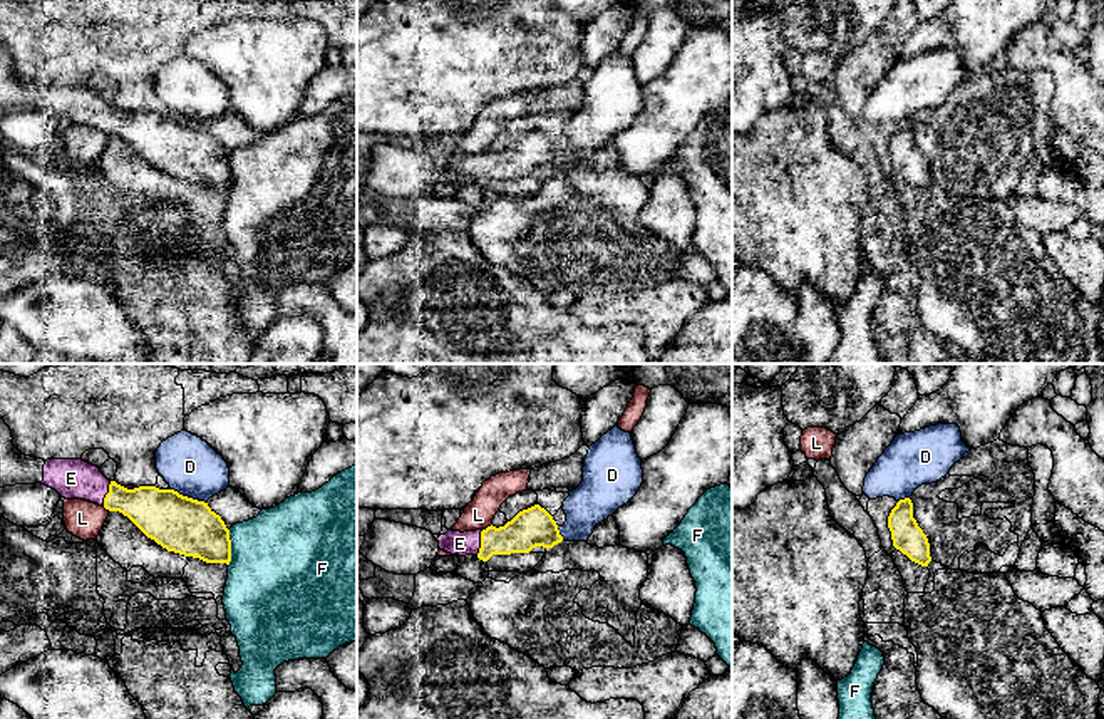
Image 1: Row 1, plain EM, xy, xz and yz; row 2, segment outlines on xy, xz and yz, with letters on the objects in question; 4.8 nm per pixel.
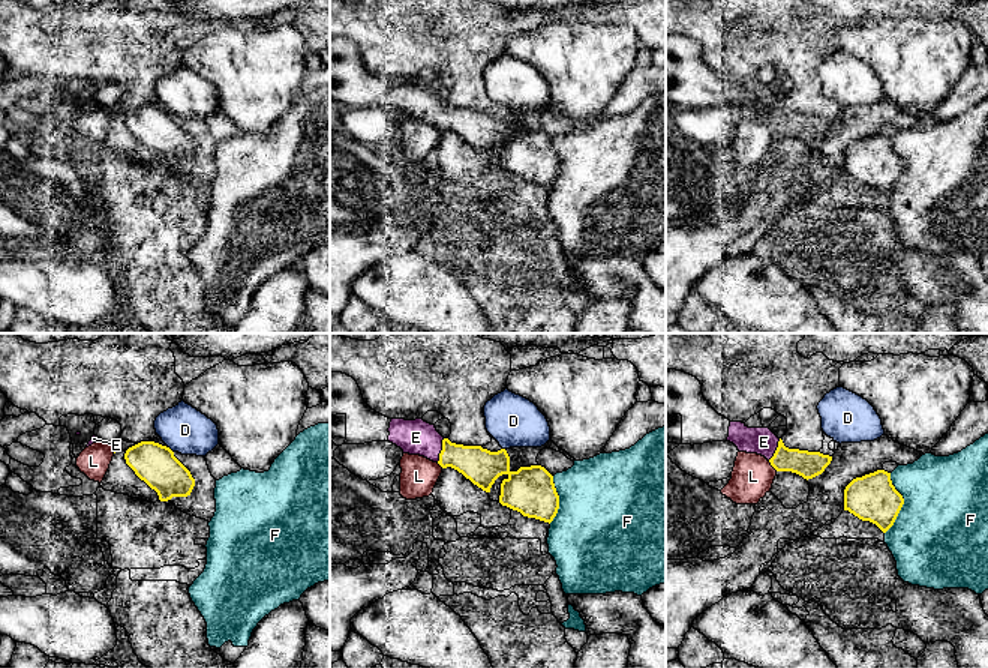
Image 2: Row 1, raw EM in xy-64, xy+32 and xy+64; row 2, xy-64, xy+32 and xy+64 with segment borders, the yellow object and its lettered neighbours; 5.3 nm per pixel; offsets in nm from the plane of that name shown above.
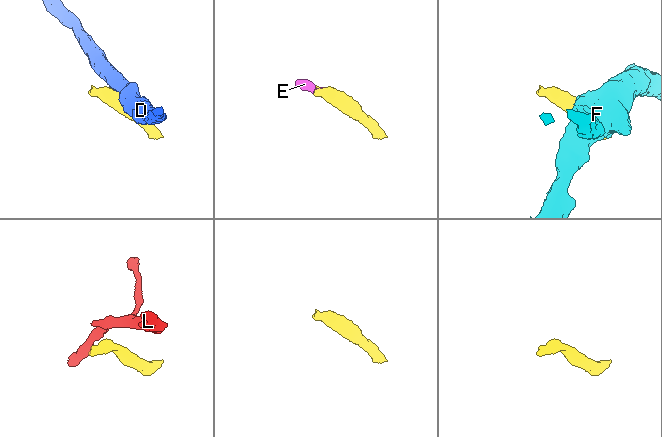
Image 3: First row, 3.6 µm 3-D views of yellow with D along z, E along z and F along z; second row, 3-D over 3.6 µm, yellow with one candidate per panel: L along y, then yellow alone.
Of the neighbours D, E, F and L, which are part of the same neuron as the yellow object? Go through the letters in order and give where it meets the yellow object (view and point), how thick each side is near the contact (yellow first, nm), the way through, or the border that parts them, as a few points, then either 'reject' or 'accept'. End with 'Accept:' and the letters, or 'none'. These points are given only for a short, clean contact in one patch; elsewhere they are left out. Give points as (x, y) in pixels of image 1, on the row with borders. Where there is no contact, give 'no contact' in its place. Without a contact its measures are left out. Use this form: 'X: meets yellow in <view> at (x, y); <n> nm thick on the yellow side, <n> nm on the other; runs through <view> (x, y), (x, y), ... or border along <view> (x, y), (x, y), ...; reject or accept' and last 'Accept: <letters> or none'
D: meets yellow in xy at (186, 496); 280 nm thick on the yellow side, 280 nm on the other; border along xy (171, 488), (205, 503); reject
E: meets yellow in xz at (481, 543); 190 nm thick on the yellow side, 110 nm on the other; runs through xz (530, 528), (506, 540), (481, 543), (459, 543); accept
F: meets yellow in xy at (230, 548); 280 nm thick on the yellow side, 480 nm on the other; reject
L: meets yellow in xz at (488, 527); 190 nm thick on the yellow side, 140 nm on the other; border along xz (491, 523), (483, 530); reject
Accept: E

